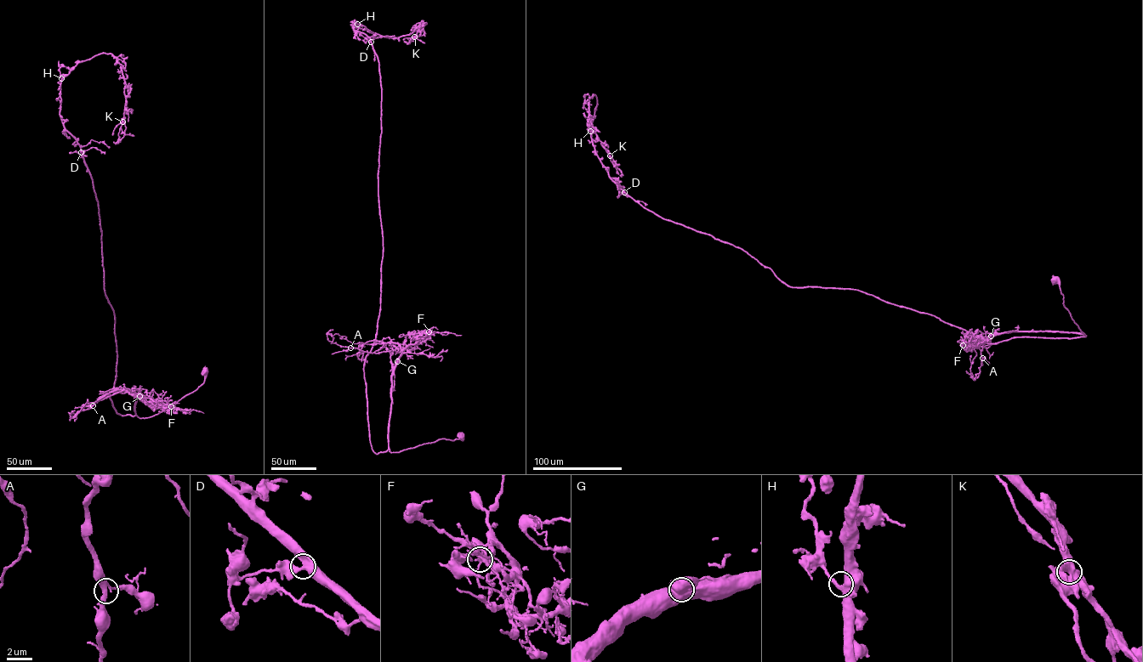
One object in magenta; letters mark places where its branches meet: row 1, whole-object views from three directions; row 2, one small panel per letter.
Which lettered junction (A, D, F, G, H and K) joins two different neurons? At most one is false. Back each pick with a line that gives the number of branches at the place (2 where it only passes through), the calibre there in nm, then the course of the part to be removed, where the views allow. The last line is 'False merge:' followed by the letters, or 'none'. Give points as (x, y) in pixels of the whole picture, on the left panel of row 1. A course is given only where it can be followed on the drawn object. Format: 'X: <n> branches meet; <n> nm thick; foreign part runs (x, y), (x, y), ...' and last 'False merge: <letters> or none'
G: 1 branches meet; 1200 nm thick
False merge: G

